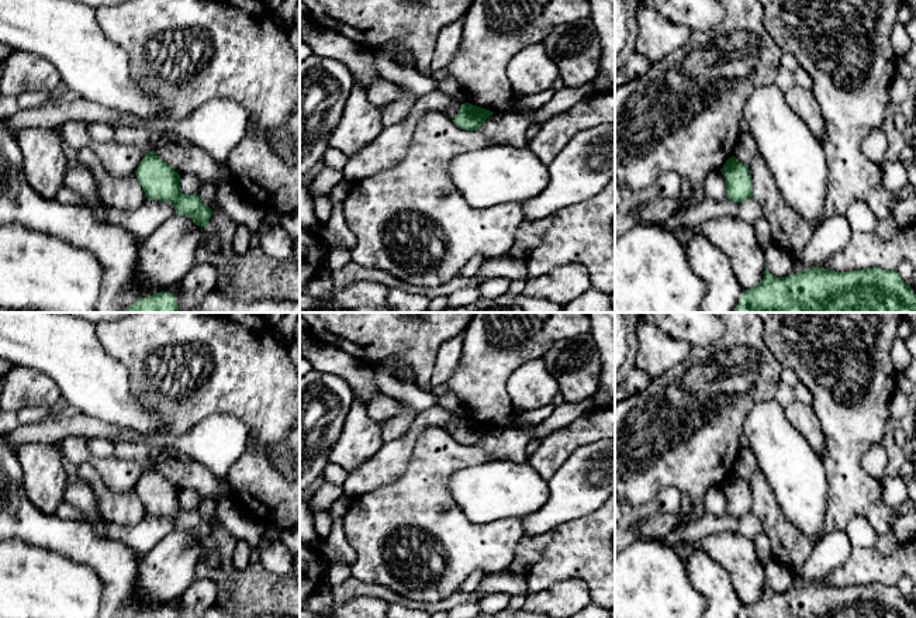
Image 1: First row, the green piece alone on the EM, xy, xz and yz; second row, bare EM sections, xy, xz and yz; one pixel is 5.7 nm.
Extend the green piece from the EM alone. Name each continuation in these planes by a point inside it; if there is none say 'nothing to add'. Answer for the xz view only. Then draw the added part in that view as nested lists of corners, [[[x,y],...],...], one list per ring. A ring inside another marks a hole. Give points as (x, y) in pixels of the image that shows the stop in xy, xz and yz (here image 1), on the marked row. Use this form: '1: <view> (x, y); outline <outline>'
nothing to add

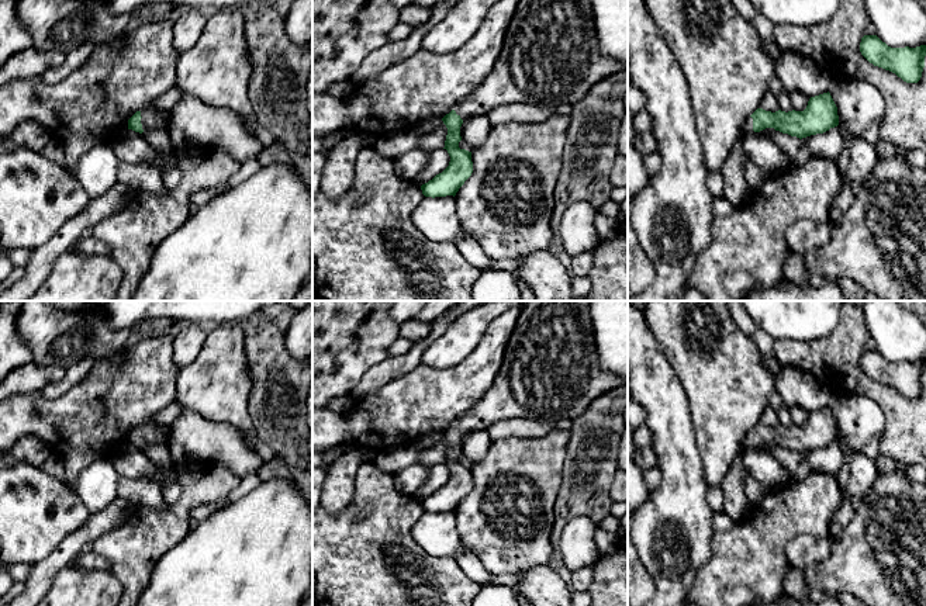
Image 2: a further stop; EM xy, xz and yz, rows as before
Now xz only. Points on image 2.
1: xz (550, 55); outline [[[519,0],[491,73],[455,111],[464,121],[509,104],[574,105],[594,84],[621,70],[619,60],[600,52],[590,0]]]

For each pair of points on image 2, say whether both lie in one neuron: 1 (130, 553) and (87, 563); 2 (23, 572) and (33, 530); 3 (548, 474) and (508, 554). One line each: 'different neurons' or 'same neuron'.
1: different neurons
2: different neurons
3: same neuron

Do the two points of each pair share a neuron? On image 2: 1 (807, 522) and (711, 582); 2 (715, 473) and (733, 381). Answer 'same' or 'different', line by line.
1: same
2: same

